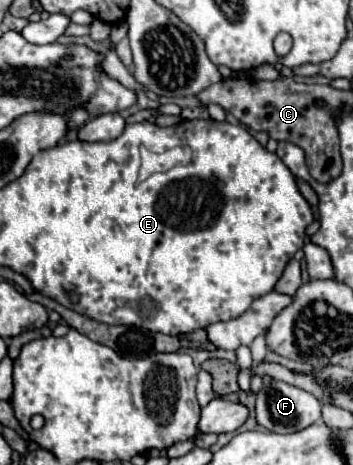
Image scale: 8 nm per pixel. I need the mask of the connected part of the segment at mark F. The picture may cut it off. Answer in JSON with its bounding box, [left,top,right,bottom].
[255,378,321,434]

